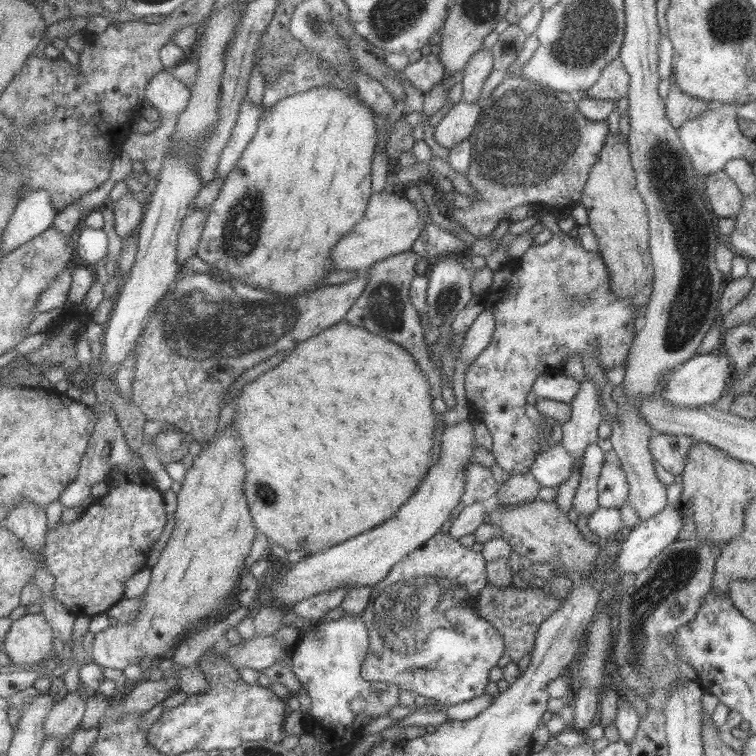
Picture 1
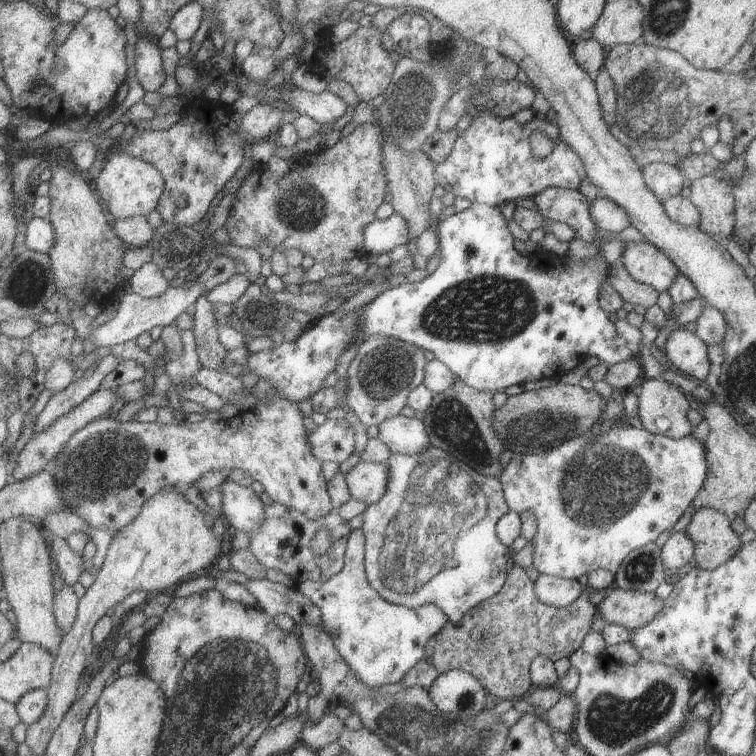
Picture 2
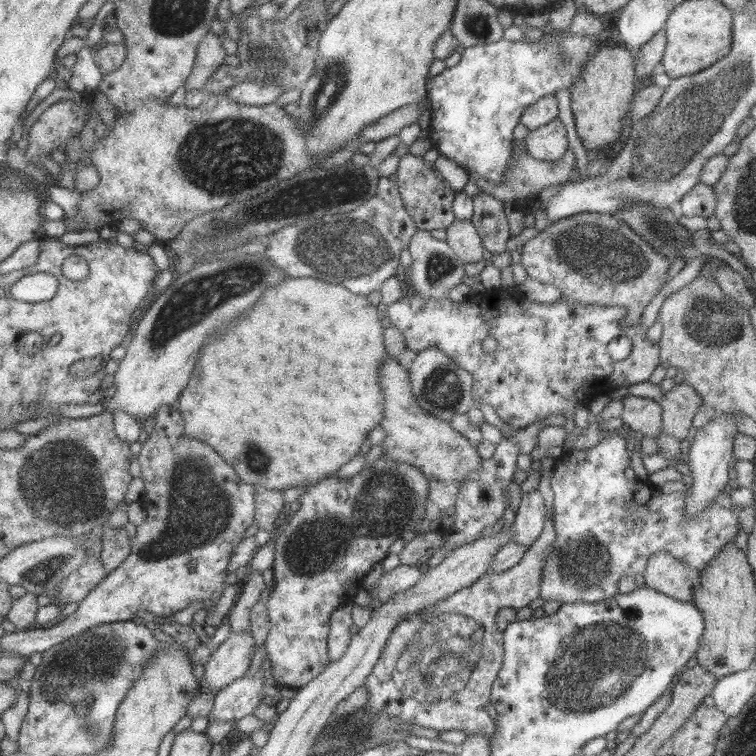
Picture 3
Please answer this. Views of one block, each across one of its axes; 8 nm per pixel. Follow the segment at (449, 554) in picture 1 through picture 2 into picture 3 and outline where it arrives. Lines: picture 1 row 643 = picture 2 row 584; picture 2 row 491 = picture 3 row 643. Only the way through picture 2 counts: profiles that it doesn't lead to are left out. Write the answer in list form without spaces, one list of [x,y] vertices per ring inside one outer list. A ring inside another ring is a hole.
[[[547,512],[547,516],[549,518],[544,519],[541,534],[527,548],[516,566],[500,574],[483,574],[473,584],[457,590],[442,602],[438,601],[435,606],[417,610],[415,614],[397,622],[395,628],[391,628],[377,662],[363,682],[367,689],[367,702],[363,709],[399,717],[409,724],[438,732],[462,730],[466,734],[485,734],[489,737],[494,733],[493,720],[485,711],[485,705],[489,702],[491,686],[503,660],[503,634],[495,626],[495,617],[499,609],[523,608],[531,600],[539,598],[542,567],[549,553],[554,550],[553,541],[556,537],[551,512]]]

